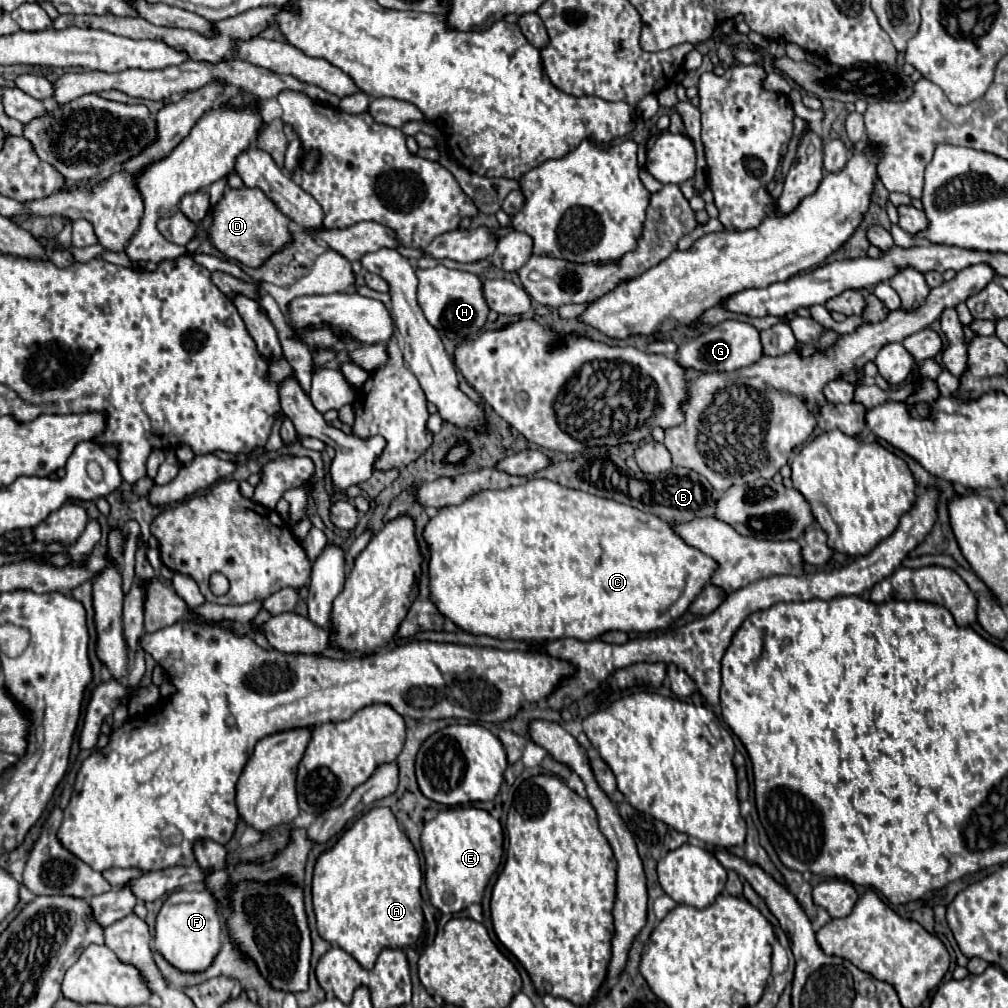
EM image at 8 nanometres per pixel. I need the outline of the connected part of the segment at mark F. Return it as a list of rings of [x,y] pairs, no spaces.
[[[177,890],[163,902],[155,924],[155,948],[181,972],[205,970],[221,948],[221,910],[211,890]]]

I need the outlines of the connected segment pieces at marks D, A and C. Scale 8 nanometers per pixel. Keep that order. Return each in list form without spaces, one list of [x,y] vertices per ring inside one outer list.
[[[229,188],[211,208],[211,212],[211,226],[207,228],[209,242],[229,260],[245,264],[249,268],[263,266],[271,254],[277,254],[291,242],[289,218],[259,188]]]
[[[373,808],[361,816],[339,840],[337,844],[323,852],[315,864],[313,872],[313,908],[317,918],[317,932],[331,946],[339,946],[349,952],[365,970],[371,970],[379,952],[385,948],[405,948],[415,944],[423,932],[422,897],[419,888],[423,874],[419,868],[419,856],[399,830],[399,824],[389,808]]]
[[[529,480],[523,486],[509,486],[507,490],[483,490],[473,498],[465,500],[459,506],[441,508],[437,516],[429,520],[425,526],[425,540],[431,546],[429,560],[429,580],[431,580],[431,596],[439,608],[439,612],[451,618],[461,630],[469,634],[485,634],[499,640],[525,640],[525,642],[541,642],[541,640],[557,640],[557,638],[577,638],[577,640],[593,640],[605,632],[621,630],[621,632],[653,632],[663,630],[673,624],[679,616],[687,612],[687,606],[695,600],[695,594],[709,584],[711,576],[719,568],[713,558],[689,546],[679,534],[675,534],[675,526],[655,514],[647,514],[635,510],[633,506],[619,504],[609,498],[599,498],[581,490],[573,490],[567,486],[559,486],[551,480]]]

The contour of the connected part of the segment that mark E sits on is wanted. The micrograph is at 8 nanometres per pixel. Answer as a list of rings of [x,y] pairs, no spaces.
[[[472,805],[446,808],[425,822],[421,850],[425,856],[425,884],[431,904],[445,914],[453,914],[481,902],[489,878],[501,864],[503,841],[504,831],[499,820],[487,810]]]

